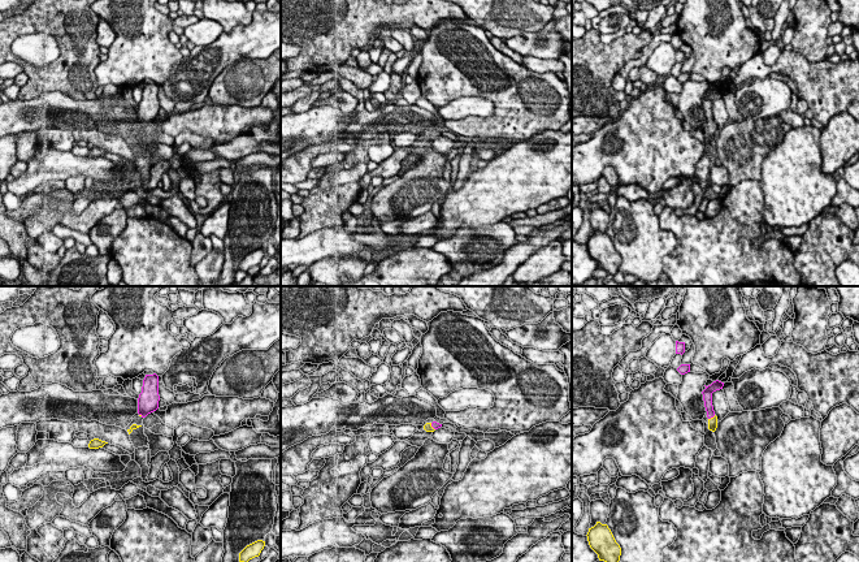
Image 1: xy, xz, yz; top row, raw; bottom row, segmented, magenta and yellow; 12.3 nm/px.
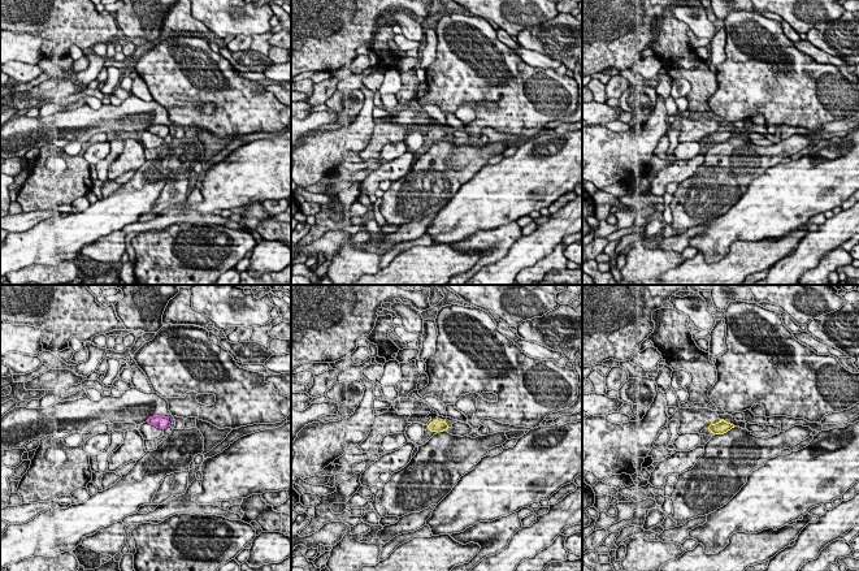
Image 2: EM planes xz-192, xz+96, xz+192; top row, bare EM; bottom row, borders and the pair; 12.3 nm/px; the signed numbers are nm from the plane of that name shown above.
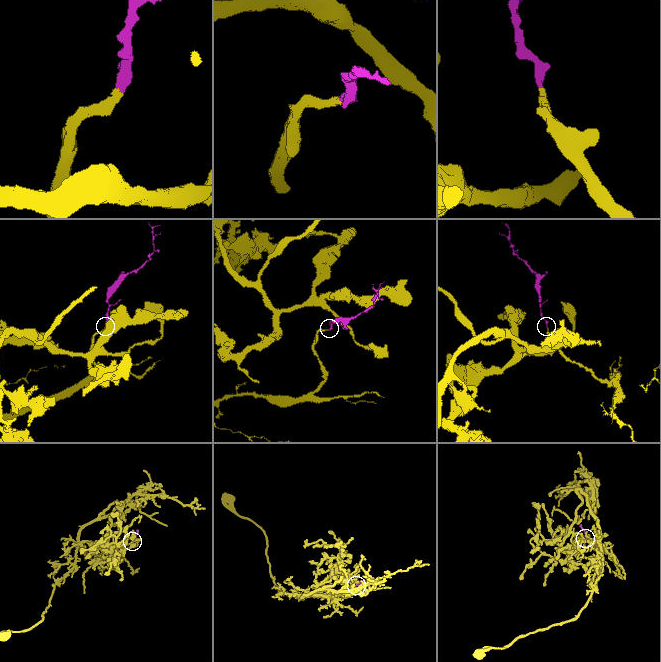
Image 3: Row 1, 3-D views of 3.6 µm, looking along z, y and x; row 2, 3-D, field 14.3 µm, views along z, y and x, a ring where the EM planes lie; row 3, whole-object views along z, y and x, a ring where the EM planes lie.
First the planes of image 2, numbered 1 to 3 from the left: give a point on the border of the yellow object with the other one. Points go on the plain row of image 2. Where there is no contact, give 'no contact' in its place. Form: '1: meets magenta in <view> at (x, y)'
1: no contact
2: no contact
3: no contact

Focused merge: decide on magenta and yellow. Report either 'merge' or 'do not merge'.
merge

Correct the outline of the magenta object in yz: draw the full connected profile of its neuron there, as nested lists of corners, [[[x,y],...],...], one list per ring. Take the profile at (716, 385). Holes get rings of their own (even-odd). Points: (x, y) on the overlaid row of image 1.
[[[716,380],[711,385],[706,386],[706,389],[702,392],[704,407],[708,418],[708,429],[712,432],[715,432],[717,428],[717,416],[715,415],[713,406],[712,406],[712,393],[723,389],[723,386],[724,382]]]

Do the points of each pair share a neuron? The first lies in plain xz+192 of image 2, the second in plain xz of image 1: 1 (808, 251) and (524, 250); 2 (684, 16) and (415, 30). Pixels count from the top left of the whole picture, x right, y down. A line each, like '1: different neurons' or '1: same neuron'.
1: same neuron
2: different neurons

